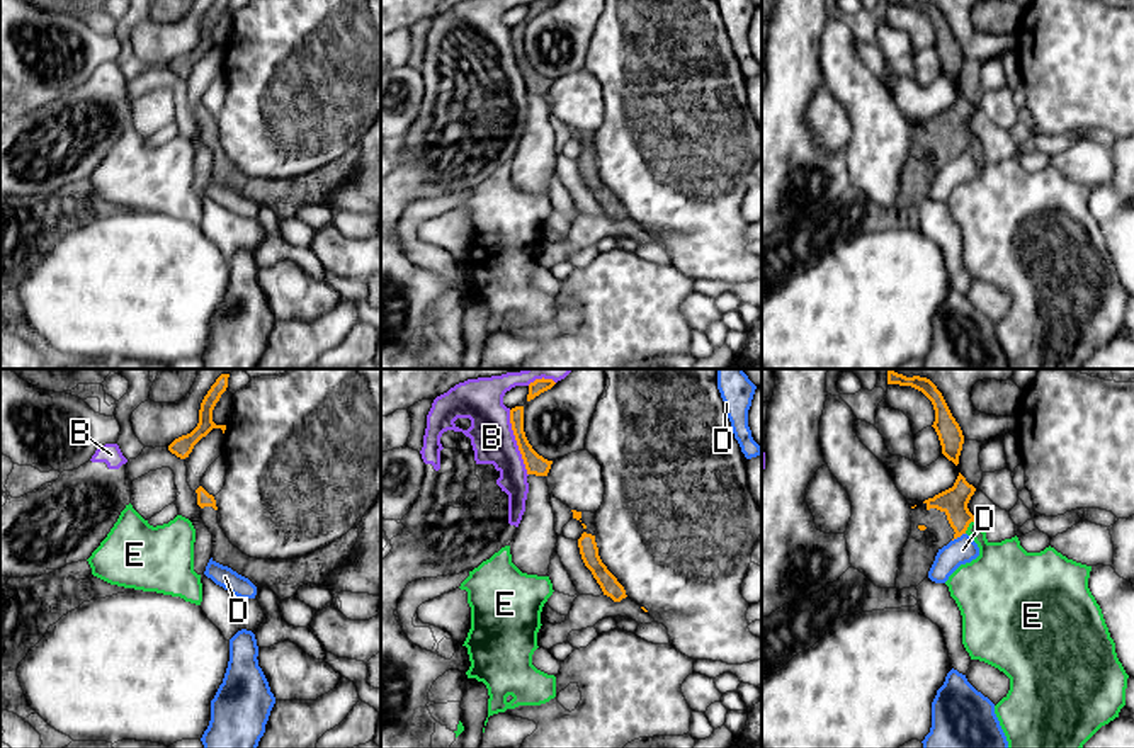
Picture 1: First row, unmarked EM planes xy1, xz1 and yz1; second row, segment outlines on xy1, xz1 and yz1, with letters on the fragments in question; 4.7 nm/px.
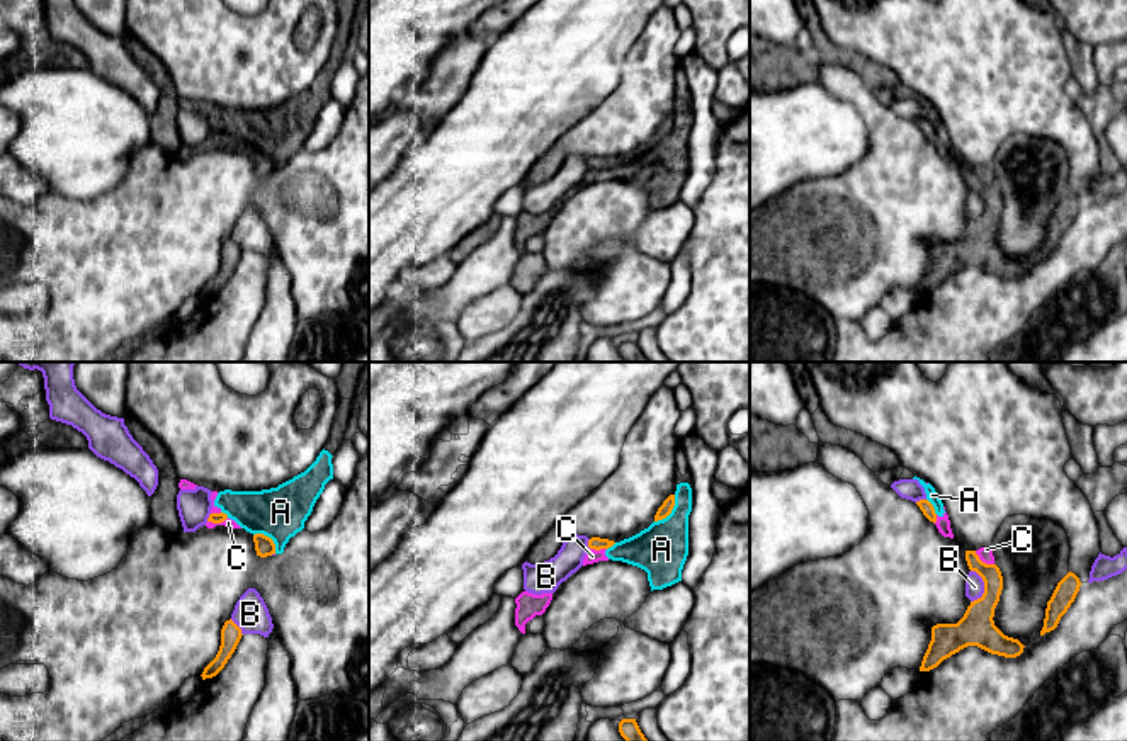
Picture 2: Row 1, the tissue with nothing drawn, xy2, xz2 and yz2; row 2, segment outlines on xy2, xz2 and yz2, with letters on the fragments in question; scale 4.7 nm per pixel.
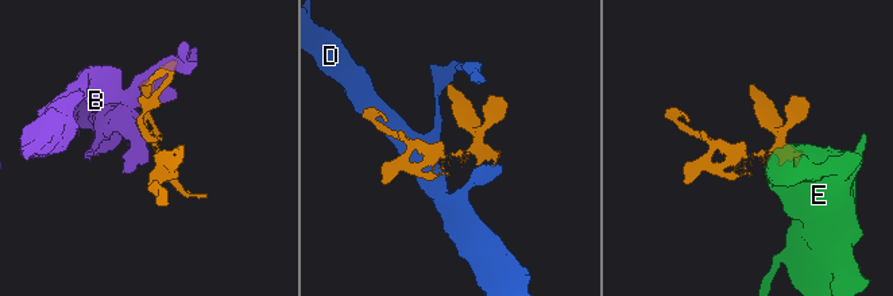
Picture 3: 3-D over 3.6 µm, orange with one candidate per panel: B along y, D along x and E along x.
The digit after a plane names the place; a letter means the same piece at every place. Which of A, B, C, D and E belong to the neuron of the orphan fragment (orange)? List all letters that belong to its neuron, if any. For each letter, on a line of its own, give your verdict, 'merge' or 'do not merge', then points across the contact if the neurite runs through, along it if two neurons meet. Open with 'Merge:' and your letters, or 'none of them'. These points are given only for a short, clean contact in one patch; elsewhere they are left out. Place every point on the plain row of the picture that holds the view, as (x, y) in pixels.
Merge: none of them
A: do not merge
B: do not merge
C: do not merge
D: do not merge
E: do not merge | along yz1 (975, 138), (964, 152)

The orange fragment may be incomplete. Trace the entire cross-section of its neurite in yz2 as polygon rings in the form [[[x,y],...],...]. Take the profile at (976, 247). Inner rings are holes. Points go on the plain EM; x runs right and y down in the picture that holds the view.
[[[966,170],[966,180],[969,189],[983,197],[984,212],[981,218],[971,221],[957,243],[937,243],[932,246],[932,260],[920,291],[937,287],[943,279],[967,265],[977,265],[1005,277],[1017,277],[1023,272],[1025,265],[1018,258],[1005,255],[993,240],[1003,209],[1000,187],[983,182],[976,170]]]

